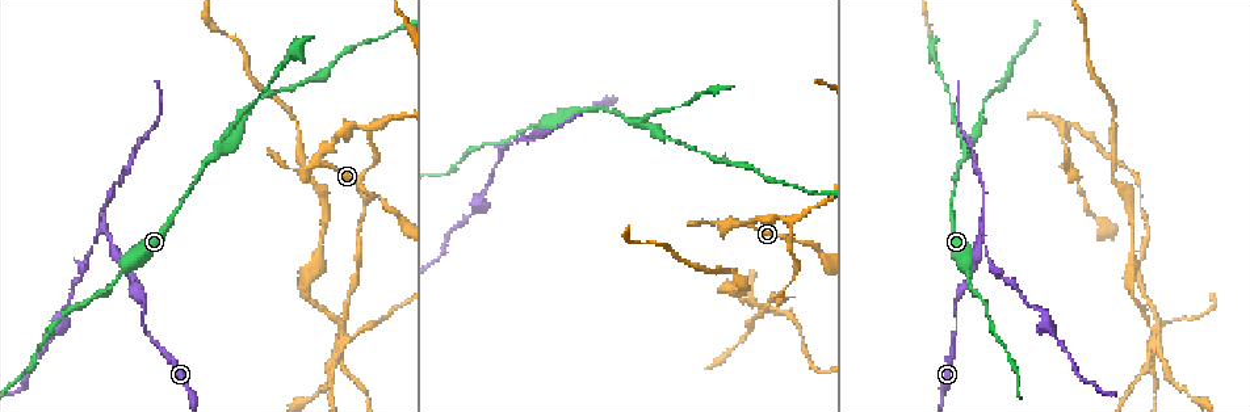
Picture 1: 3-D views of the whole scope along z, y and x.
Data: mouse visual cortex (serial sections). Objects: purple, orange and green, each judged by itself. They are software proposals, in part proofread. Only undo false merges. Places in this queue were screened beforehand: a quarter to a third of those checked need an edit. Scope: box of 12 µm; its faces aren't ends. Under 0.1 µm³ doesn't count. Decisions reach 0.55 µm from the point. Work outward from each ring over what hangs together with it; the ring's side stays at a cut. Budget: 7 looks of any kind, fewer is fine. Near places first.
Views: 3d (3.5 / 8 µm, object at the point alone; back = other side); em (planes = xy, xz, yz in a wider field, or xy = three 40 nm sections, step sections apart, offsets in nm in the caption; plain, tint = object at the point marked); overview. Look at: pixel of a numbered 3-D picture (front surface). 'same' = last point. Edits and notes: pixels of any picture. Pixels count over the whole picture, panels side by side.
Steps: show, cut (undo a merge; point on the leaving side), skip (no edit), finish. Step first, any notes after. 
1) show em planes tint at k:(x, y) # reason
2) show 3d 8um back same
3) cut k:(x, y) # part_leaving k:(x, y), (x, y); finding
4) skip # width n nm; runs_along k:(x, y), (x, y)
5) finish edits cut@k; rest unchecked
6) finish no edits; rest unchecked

show 3d 3.5um at 1:(220, 150) # branch point

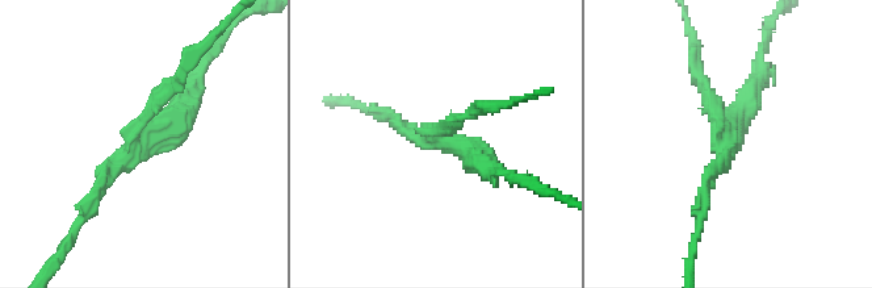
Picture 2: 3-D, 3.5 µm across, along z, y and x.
show em planes tint at 2:(732, 143) # need the tissue

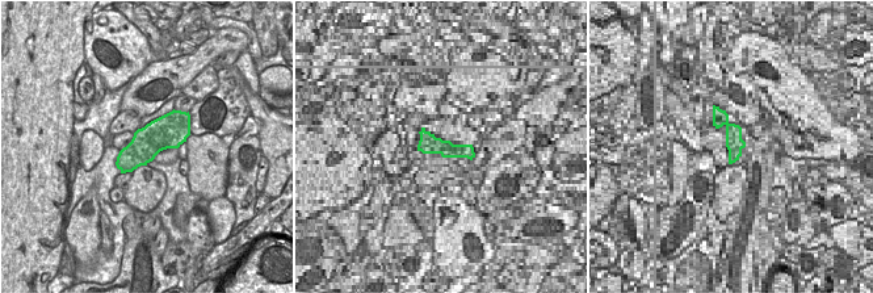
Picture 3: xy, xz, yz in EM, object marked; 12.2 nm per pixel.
show em xy step 3 tint same

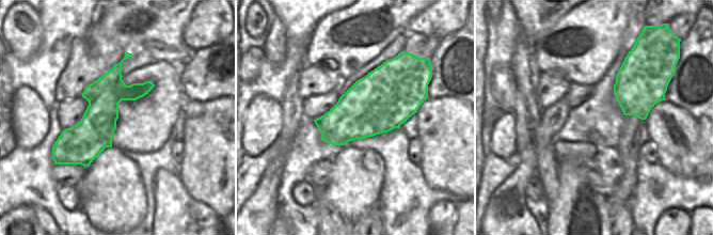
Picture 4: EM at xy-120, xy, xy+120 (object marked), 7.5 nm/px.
cut 2:(192, 100) # border 4:(57, 140), (66, 151), (106, 145); two cells meet here

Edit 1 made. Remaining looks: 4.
show 3d 3.5um at 1:(522, 137) # abrupt turn

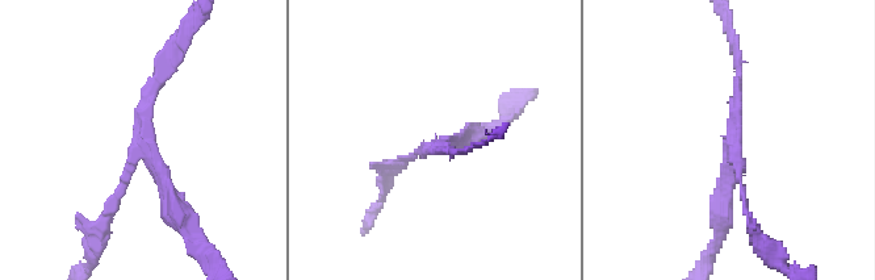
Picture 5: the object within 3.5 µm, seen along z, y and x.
show em xy step 1 tint at 5:(729, 152) # need the tissue

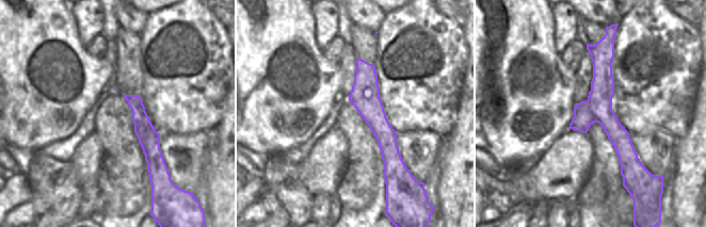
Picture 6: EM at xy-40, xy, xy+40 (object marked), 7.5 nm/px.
cut 5:(185, 34) # part_leaving 5:(137, 155), (92, 259); two cells meet here

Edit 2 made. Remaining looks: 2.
finish edits cut@2, cut@5; rest unchecked

